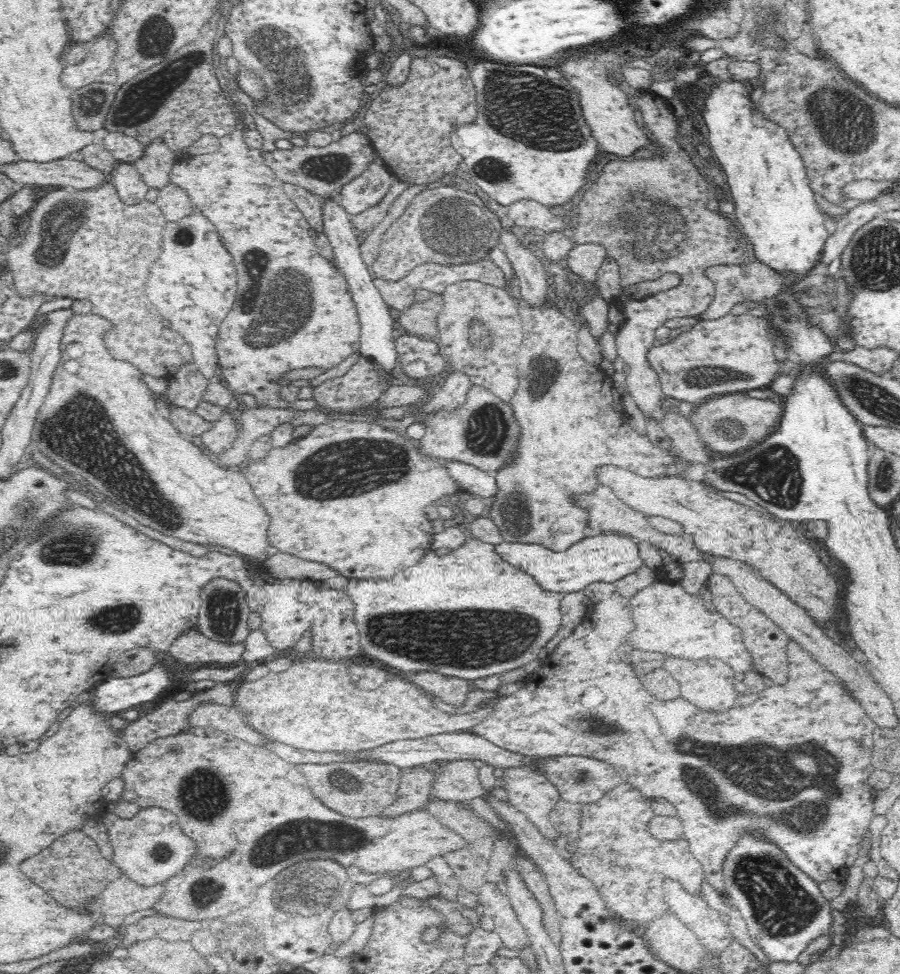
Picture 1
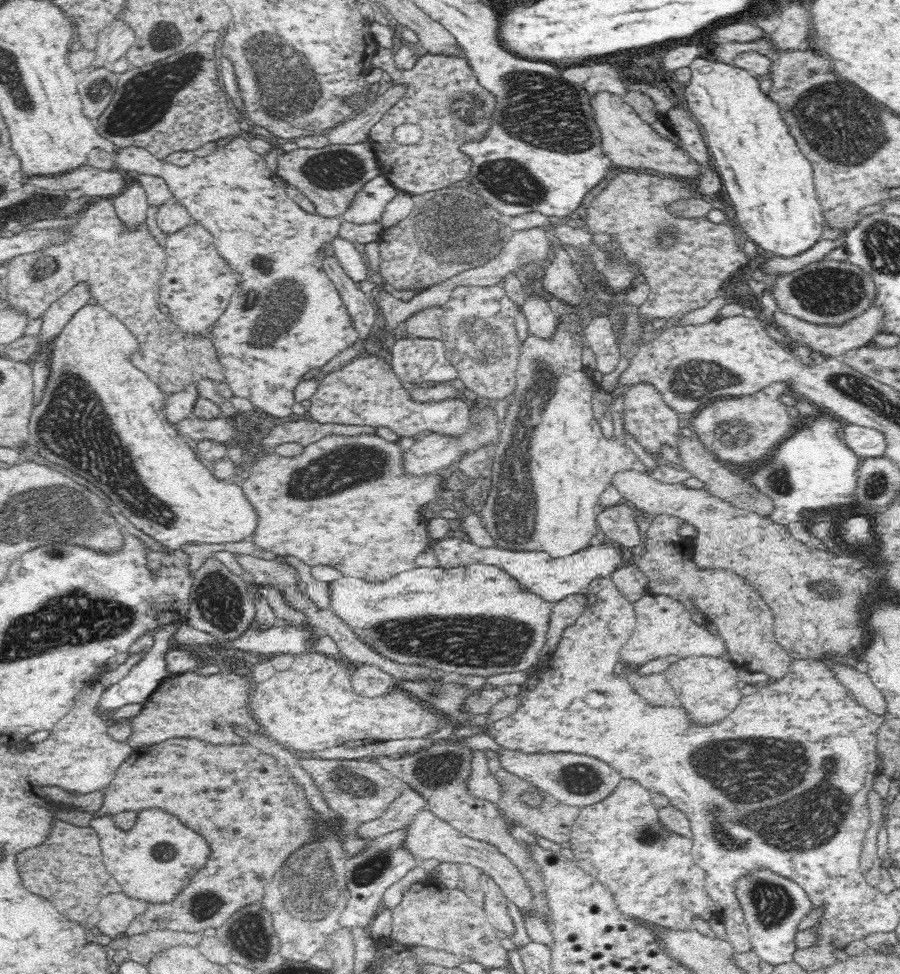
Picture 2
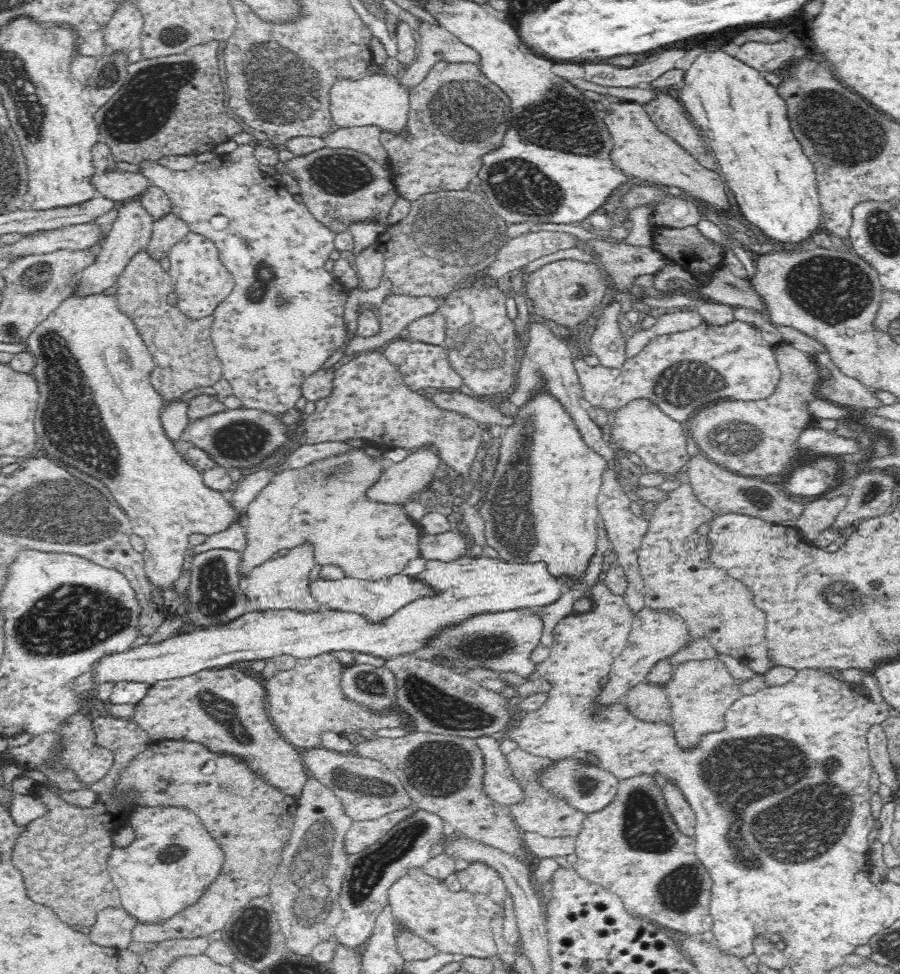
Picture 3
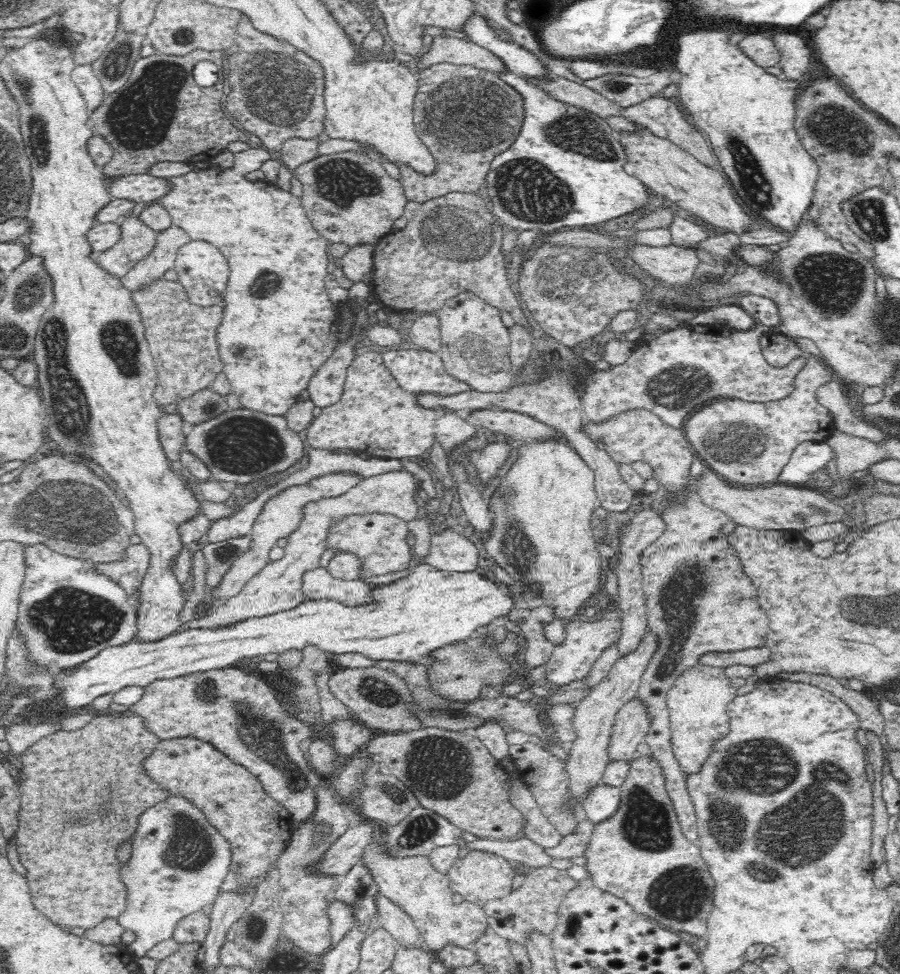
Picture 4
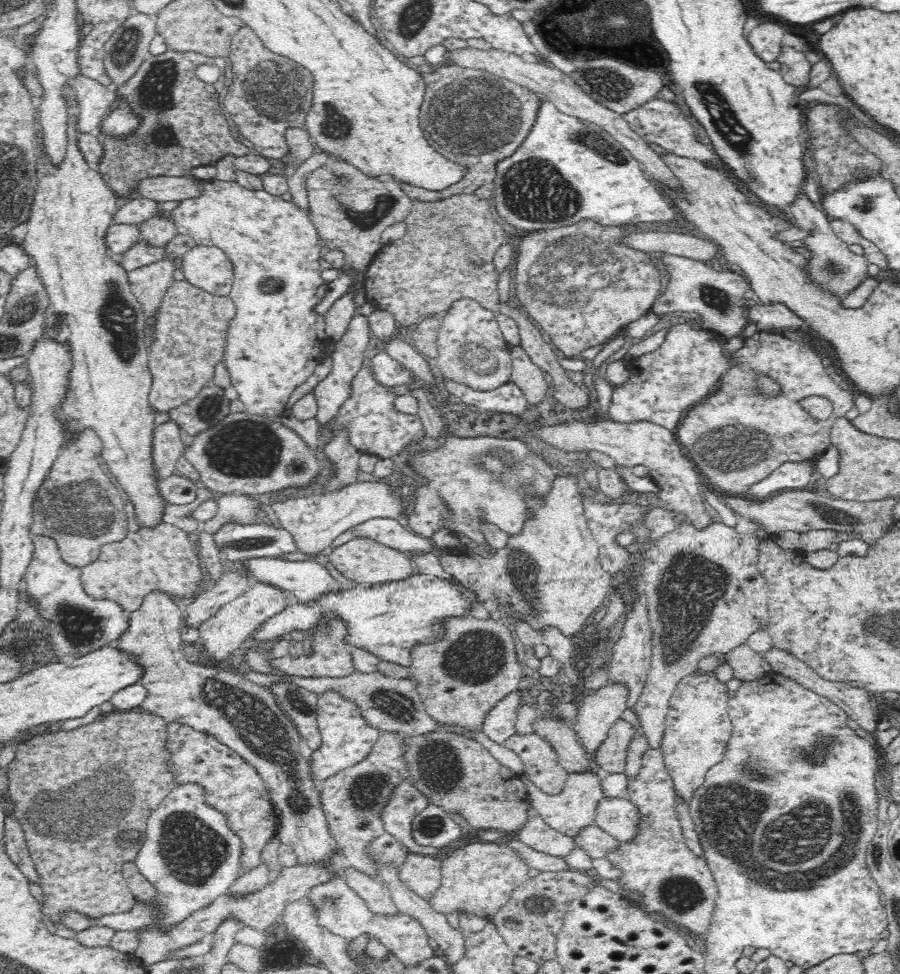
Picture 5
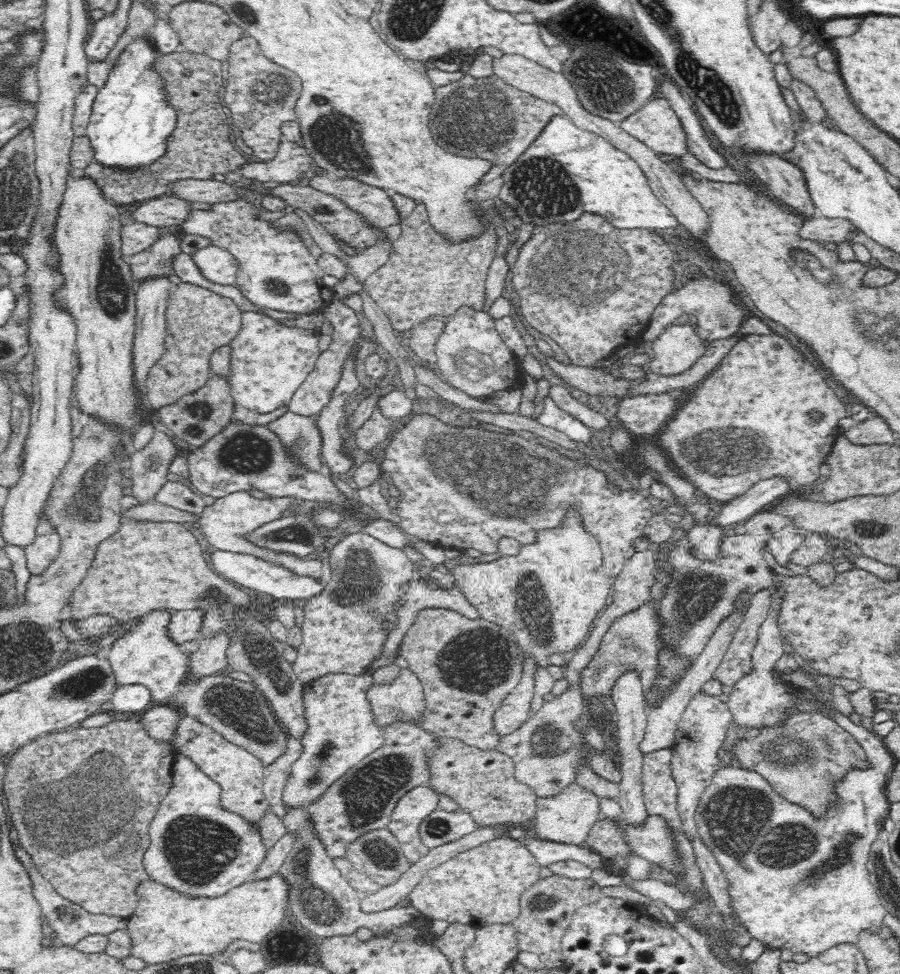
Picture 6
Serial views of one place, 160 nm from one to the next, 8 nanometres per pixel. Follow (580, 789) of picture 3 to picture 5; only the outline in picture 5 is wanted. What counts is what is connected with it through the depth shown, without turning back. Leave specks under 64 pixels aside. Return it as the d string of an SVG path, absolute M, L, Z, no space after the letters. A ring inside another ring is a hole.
M606 797L598 800L594 824L611 834L616 840L628 841L636 836L640 813L629 799Z

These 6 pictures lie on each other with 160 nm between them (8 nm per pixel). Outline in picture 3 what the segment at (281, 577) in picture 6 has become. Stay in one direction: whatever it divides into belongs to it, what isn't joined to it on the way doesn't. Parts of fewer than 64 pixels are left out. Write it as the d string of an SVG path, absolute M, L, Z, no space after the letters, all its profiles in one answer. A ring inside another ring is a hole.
M397 574L379 581L367 581L344 577L338 580L317 579L309 584L311 595L325 608L353 612L366 618L368 623L378 624L390 618L402 606L424 597L433 597L439 593L437 588L425 584L425 580L416 575Z

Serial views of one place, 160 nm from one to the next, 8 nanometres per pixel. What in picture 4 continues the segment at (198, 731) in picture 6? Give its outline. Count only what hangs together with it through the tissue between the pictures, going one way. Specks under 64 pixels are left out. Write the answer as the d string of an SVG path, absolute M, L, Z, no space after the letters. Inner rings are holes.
M192 737L159 739L152 754L144 758L141 765L144 773L151 779L151 783L167 790L168 796L182 796L188 799L230 843L230 853L232 853L230 870L220 886L220 892L240 892L234 890L234 884L238 888L238 884L240 886L254 884L254 880L258 880L259 884L266 878L268 869L276 862L276 858L282 854L290 841L292 820L291 814L263 790L262 784L254 774L246 767L230 760L210 743Z

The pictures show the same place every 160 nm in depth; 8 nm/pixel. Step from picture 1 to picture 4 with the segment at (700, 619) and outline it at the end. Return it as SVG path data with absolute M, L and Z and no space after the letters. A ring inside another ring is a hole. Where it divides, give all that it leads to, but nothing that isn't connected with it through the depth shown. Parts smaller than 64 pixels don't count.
M646 626L646 632L640 640L636 650L620 656L610 668L608 675L594 686L590 690L590 694L583 697L576 706L574 729L576 729L577 739L571 745L569 756L564 762L569 778L570 794L574 796L574 802L572 802L574 805L582 803L580 800L602 781L604 770L609 762L609 740L616 721L616 714L629 702L628 700L637 696L644 672L658 650L660 644L658 633L654 634L649 626Z

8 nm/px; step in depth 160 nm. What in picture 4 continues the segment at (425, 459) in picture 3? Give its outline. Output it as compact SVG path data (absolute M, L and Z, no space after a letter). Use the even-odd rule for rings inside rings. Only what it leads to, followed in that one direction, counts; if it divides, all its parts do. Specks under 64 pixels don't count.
M400 468L400 470L390 470L384 474L364 477L342 496L309 502L309 505L304 507L302 522L287 538L284 555L280 559L268 562L262 570L258 570L236 596L212 606L208 614L182 623L174 633L181 633L192 628L228 626L248 618L268 616L301 605L307 600L302 588L303 576L305 572L319 567L318 562L326 549L326 536L328 536L330 524L348 514L372 514L372 512L393 514L406 521L421 518L420 508L414 499L419 486L418 477L405 468Z

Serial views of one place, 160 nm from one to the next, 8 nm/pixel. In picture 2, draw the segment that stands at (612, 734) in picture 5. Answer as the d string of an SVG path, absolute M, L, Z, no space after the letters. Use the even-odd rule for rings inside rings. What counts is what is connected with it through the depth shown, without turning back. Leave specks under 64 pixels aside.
M648 674L648 676L630 676L630 684L636 686L638 694L644 696L646 702L654 706L674 706L678 699L670 688L663 674Z

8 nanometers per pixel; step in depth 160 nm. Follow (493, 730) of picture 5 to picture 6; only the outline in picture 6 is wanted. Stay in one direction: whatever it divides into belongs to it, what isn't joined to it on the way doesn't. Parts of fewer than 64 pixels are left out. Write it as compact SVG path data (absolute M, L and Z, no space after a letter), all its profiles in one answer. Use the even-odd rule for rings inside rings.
M568 506L562 522L556 528L537 531L534 542L521 544L515 558L494 558L490 562L460 562L450 571L464 596L481 612L481 617L503 626L517 639L523 653L524 674L516 689L504 698L493 717L494 731L498 736L506 736L519 730L532 716L530 708L534 696L534 672L536 666L549 666L550 654L570 655L586 641L598 612L606 606L612 593L613 579L603 569L603 554L595 536L583 525L582 515L575 506Z

